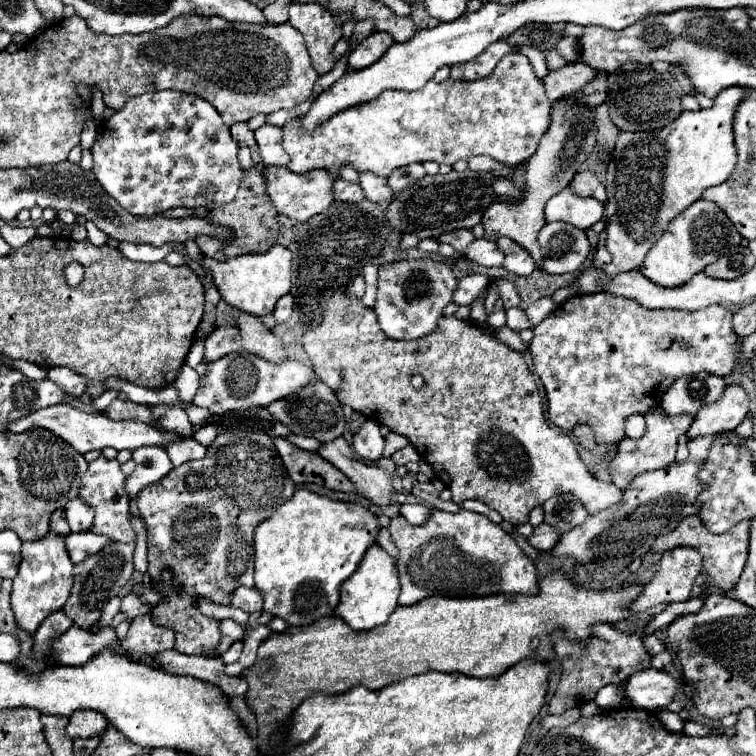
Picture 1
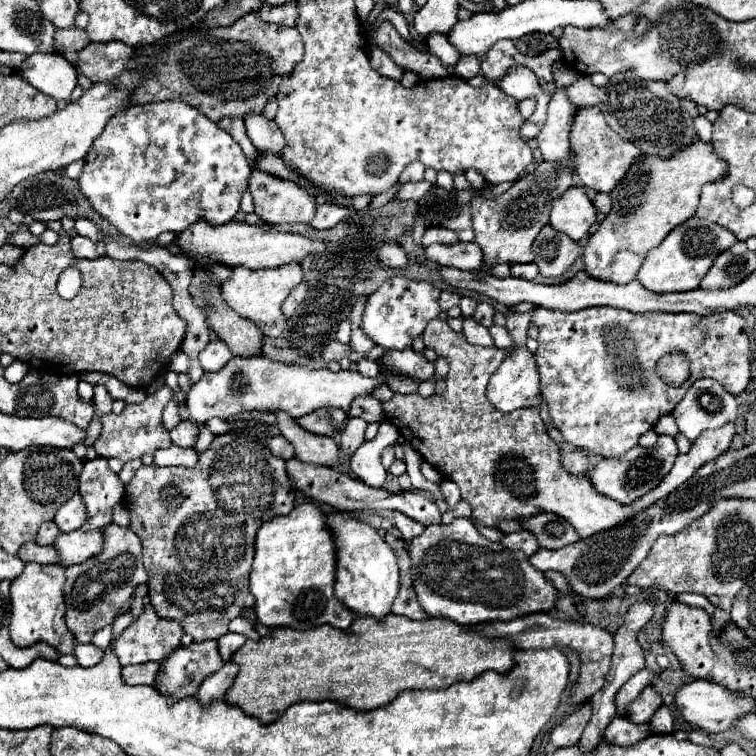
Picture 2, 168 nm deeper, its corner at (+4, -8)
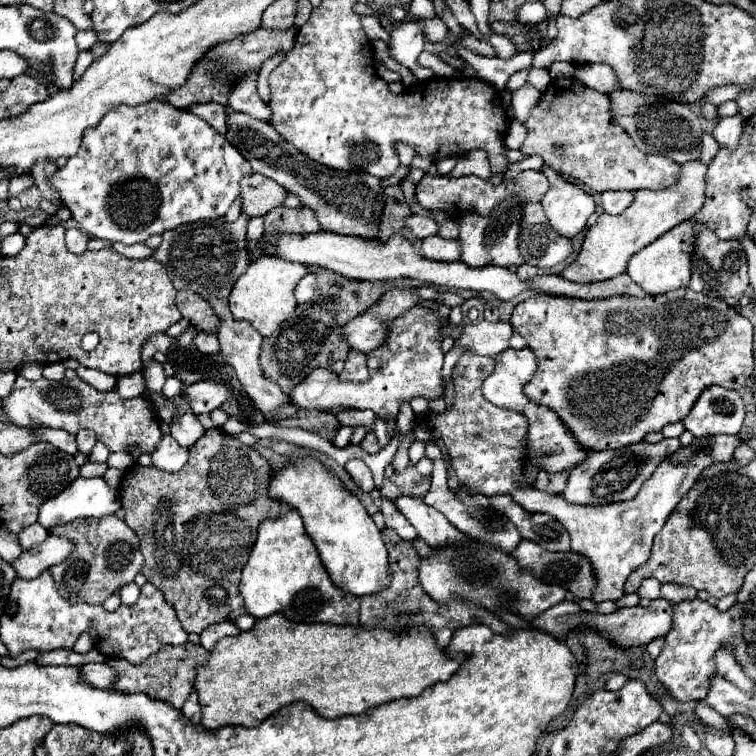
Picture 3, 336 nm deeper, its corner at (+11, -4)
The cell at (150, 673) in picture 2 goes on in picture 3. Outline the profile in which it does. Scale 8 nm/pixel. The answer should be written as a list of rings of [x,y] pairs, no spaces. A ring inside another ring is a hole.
[[[87,664],[85,668],[85,680],[91,680],[95,688],[109,688],[117,682],[117,670],[109,664]]]

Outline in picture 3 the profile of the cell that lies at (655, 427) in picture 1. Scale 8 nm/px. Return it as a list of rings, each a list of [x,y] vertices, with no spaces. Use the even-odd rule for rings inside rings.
[[[663,438],[659,444],[629,444],[621,450],[603,450],[603,452],[589,452],[585,462],[575,466],[569,474],[569,484],[563,492],[565,500],[575,504],[611,504],[611,502],[623,502],[631,500],[643,482],[651,476],[651,472],[671,456],[675,450],[679,450],[677,438]]]

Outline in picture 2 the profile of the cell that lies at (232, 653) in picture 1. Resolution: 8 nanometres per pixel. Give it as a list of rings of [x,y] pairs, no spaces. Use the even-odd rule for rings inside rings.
[[[228,632],[228,634],[220,636],[218,638],[218,650],[220,650],[220,656],[224,658],[224,662],[228,662],[232,658],[232,652],[236,652],[236,648],[240,648],[244,642],[246,642],[246,638],[240,634]]]

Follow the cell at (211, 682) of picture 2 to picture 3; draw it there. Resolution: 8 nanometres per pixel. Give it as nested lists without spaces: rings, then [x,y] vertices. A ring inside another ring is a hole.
[[[193,688],[193,692],[189,694],[187,702],[183,704],[181,712],[191,720],[191,722],[201,722],[201,706],[199,706],[199,700],[197,700],[197,690]]]

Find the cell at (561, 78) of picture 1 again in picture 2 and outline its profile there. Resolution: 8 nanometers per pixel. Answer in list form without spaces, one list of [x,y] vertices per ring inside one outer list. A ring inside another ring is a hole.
[[[620,72],[618,76],[610,78],[606,88],[596,88],[592,86],[588,76],[580,76],[576,84],[568,86],[568,98],[576,108],[598,106],[614,132],[618,132],[624,140],[640,146],[652,156],[668,158],[698,140],[692,124],[696,116],[696,104],[672,96],[664,82],[640,80],[632,72]]]

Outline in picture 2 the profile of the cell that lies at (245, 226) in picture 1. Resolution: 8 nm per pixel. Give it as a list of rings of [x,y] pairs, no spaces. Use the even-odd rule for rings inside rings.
[[[196,272],[194,274],[192,284],[190,284],[190,296],[196,302],[196,306],[206,310],[206,320],[208,320],[210,328],[218,334],[220,340],[224,340],[224,344],[236,356],[246,356],[246,358],[260,356],[260,352],[262,352],[262,334],[260,334],[260,330],[256,328],[256,324],[252,324],[246,318],[240,318],[232,308],[228,308],[228,304],[224,302],[224,298],[220,294],[220,288],[206,278],[206,272]]]

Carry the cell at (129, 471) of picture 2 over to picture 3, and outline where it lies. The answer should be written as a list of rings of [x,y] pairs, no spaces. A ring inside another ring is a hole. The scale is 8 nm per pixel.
[[[114,452],[109,455],[107,464],[109,467],[127,470],[134,464],[134,460],[128,452]]]

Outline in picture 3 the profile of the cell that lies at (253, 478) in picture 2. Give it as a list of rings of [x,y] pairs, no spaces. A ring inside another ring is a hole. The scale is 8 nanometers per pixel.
[[[209,428],[193,448],[189,448],[189,460],[179,472],[163,472],[153,466],[127,468],[121,486],[119,500],[125,510],[125,524],[139,536],[145,564],[141,574],[159,588],[165,600],[175,608],[183,630],[189,634],[201,634],[207,626],[219,624],[243,606],[239,592],[241,570],[255,544],[257,526],[267,518],[277,518],[281,508],[279,500],[269,496],[269,482],[273,478],[273,466],[251,446],[233,446],[235,436]]]

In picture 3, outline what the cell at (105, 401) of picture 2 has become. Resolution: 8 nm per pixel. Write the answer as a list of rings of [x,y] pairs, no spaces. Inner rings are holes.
[[[79,366],[79,368],[77,368],[77,376],[79,376],[83,382],[87,382],[89,386],[93,386],[95,390],[99,390],[99,392],[111,392],[111,390],[115,388],[115,384],[117,384],[117,378],[115,378],[115,376],[103,374],[103,372],[99,372],[99,370],[89,370],[89,368],[85,368],[85,366]]]

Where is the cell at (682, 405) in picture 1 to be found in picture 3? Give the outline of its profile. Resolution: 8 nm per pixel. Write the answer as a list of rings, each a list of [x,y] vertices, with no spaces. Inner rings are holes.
[[[709,386],[691,412],[681,420],[685,430],[693,436],[717,436],[717,434],[737,434],[745,418],[745,404],[737,390],[727,390],[721,386]]]

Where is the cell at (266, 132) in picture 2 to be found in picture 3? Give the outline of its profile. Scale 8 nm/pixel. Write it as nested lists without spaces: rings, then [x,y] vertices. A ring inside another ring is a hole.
[[[257,74],[245,76],[245,80],[241,80],[241,84],[237,84],[235,92],[229,96],[229,106],[235,112],[247,114],[255,120],[269,122],[269,118],[271,118],[271,108],[267,104],[263,104],[261,98],[257,96]]]

